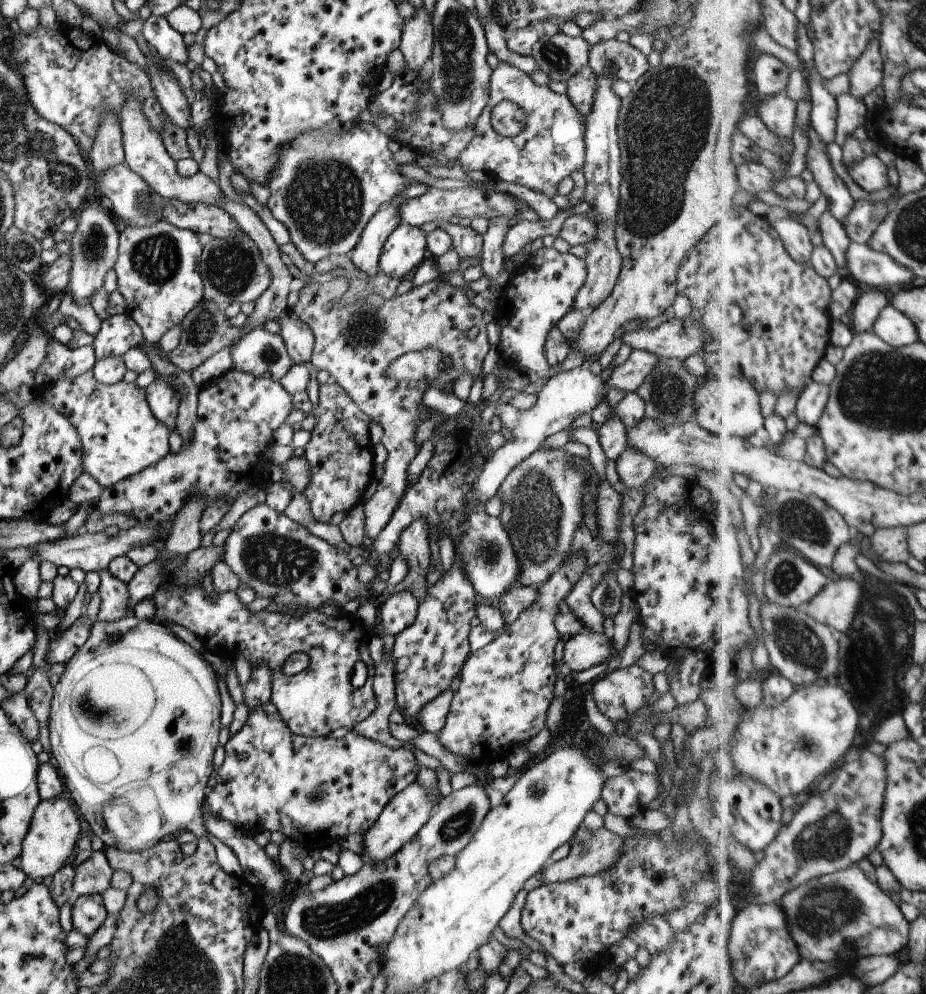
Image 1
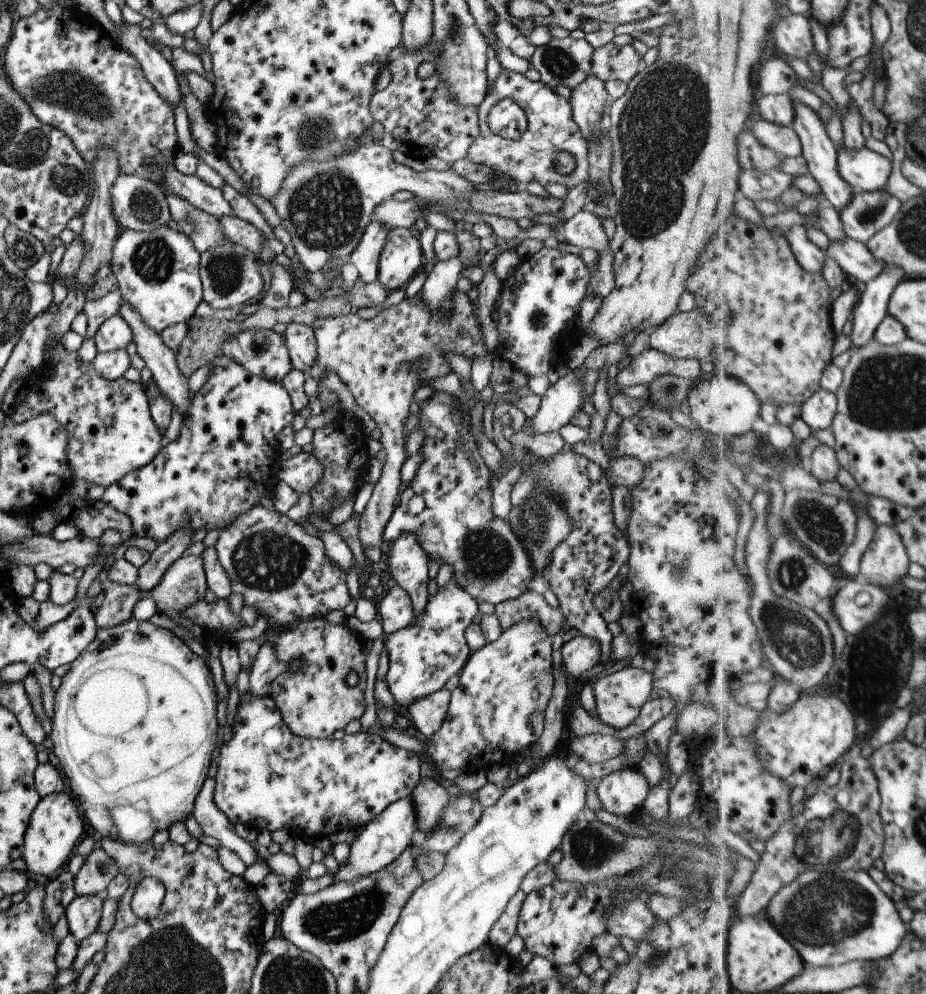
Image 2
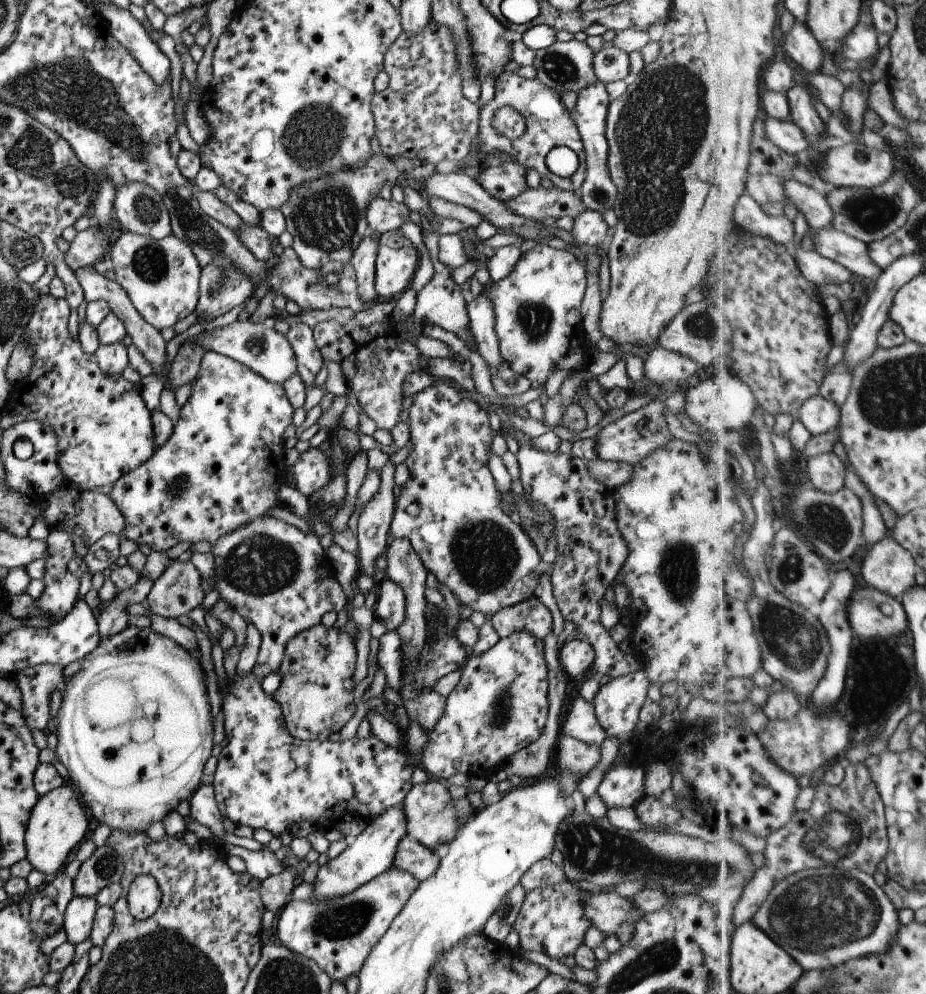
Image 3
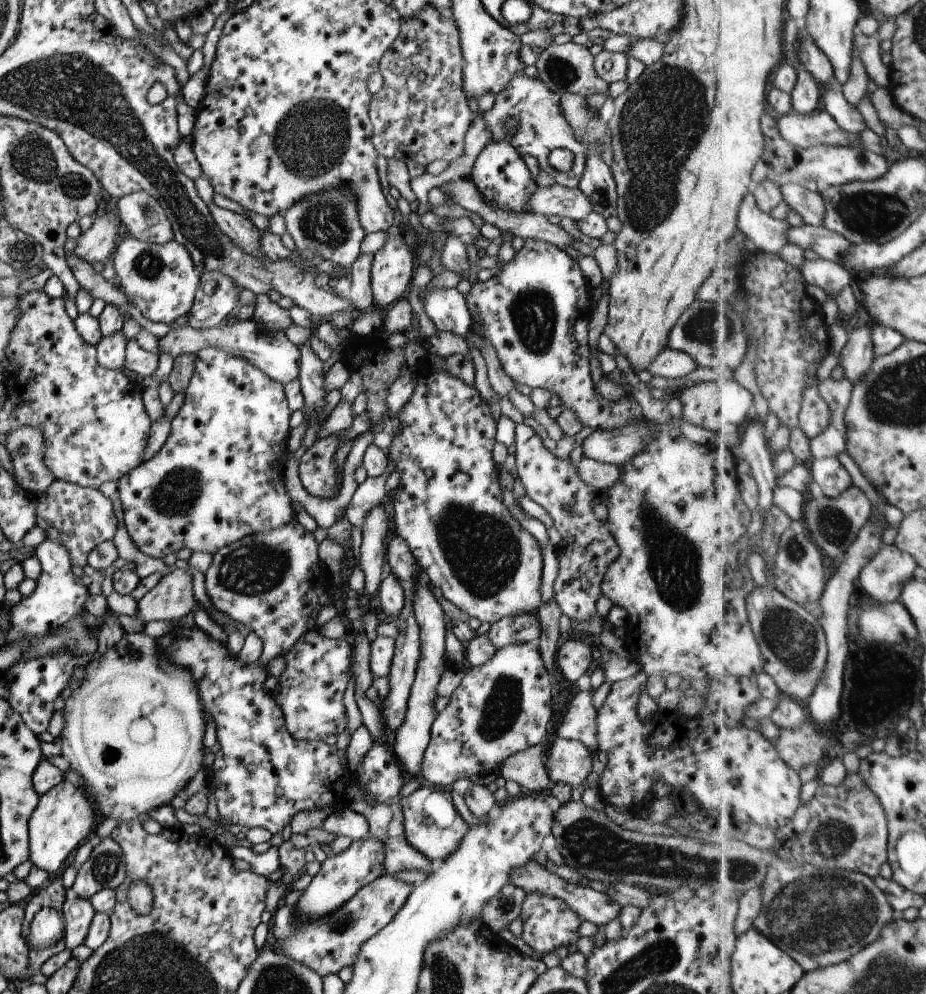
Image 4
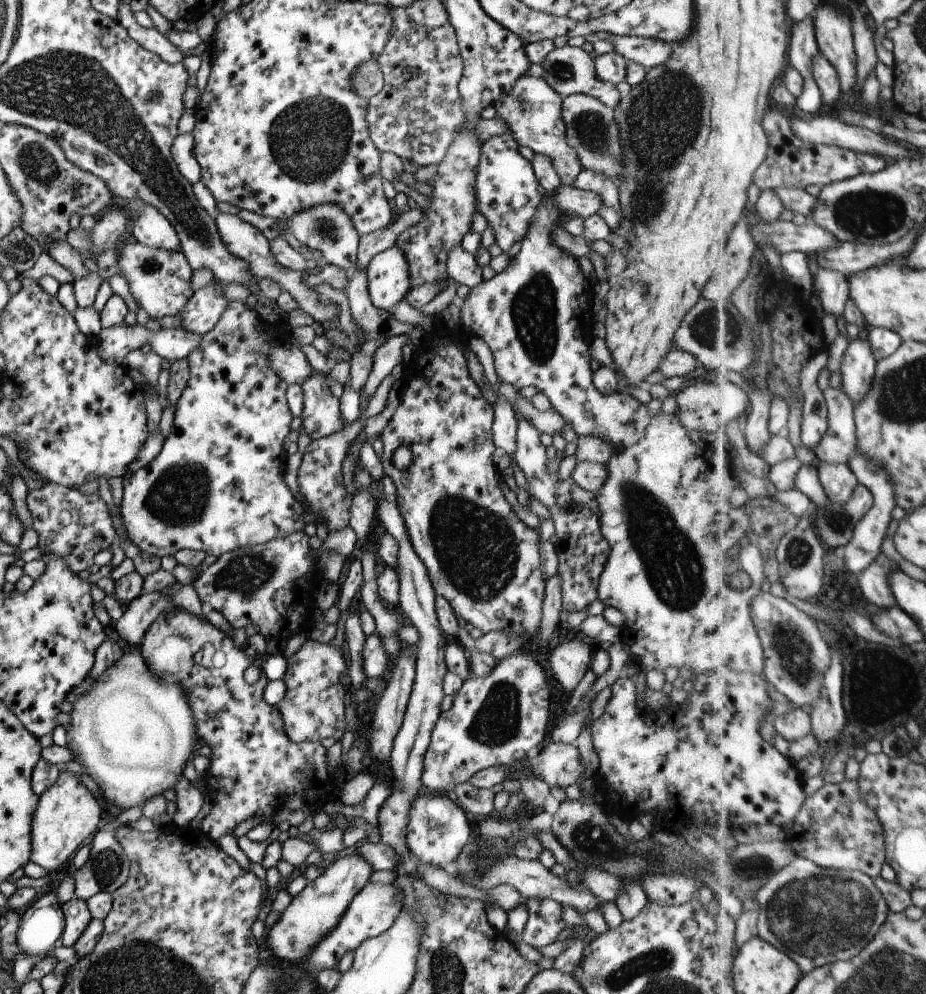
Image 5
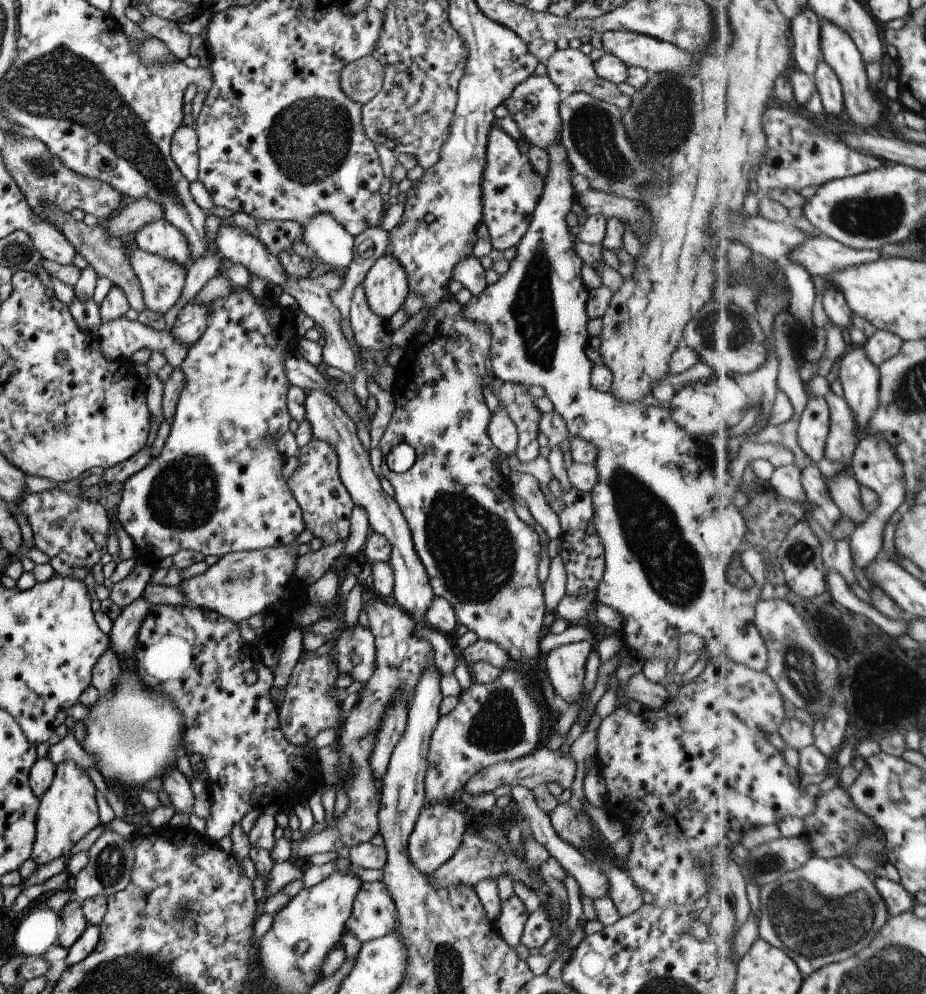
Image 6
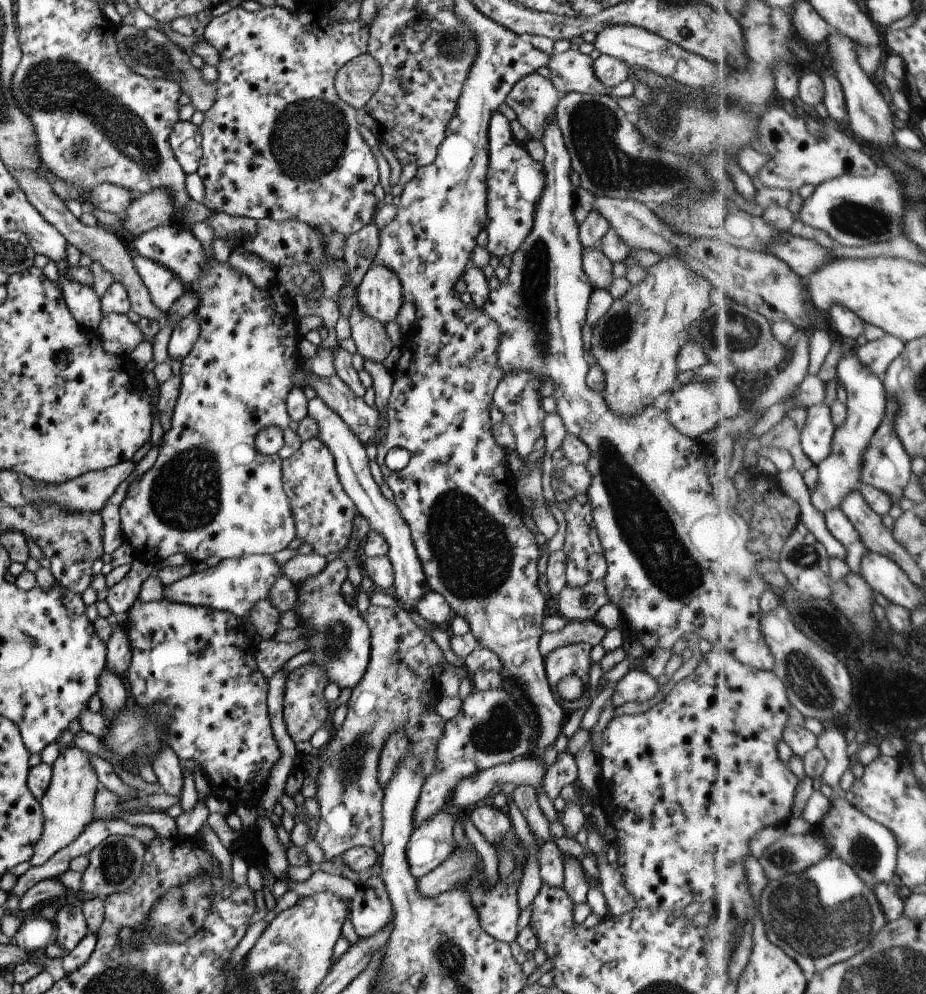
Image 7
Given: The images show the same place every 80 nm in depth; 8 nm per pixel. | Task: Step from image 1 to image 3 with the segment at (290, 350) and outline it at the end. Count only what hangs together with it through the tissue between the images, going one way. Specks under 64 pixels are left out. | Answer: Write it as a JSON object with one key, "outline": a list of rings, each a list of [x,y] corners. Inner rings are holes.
{"outline":[[[291,324],[284,335],[295,356],[296,374],[304,387],[313,386],[317,372],[322,369],[323,361],[315,345],[312,329],[305,324]]]}

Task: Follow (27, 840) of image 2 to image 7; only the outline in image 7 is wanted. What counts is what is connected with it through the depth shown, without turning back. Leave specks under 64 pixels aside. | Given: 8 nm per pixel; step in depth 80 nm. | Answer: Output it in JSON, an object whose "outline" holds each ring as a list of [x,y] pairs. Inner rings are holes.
{"outline":[[[75,745],[65,747],[50,764],[51,776],[45,794],[38,800],[44,816],[42,833],[28,860],[31,867],[42,865],[55,852],[72,841],[93,821],[93,797],[98,780],[90,761],[90,754]]]}

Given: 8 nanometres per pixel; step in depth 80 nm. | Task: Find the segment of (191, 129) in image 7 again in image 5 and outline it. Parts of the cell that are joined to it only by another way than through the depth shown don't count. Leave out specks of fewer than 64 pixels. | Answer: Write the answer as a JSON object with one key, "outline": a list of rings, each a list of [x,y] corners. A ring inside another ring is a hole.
{"outline":[[[190,132],[177,133],[170,146],[170,155],[179,174],[189,184],[200,180],[200,168],[194,157],[192,134]]]}

